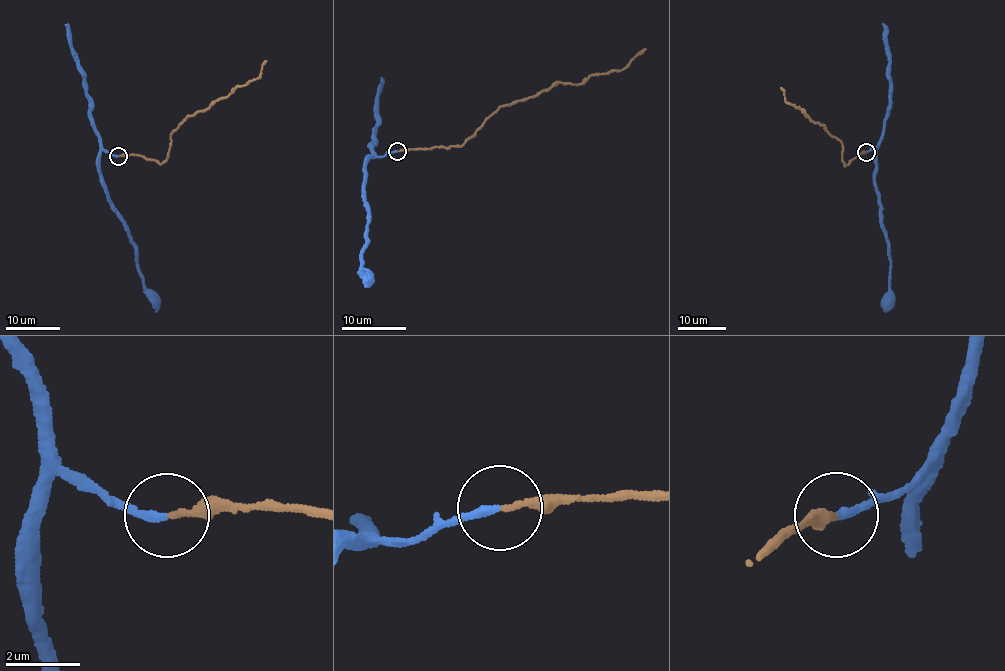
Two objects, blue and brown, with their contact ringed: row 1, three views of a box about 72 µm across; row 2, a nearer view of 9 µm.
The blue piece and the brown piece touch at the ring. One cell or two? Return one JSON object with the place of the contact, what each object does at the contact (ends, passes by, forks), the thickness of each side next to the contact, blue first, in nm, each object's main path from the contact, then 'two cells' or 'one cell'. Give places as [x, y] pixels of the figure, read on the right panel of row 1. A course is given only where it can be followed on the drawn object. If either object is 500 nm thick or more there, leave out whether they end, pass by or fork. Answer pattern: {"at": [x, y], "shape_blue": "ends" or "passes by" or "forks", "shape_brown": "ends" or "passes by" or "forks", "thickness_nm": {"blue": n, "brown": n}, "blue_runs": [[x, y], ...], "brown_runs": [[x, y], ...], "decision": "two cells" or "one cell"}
{"at": [866, 152], "shape_blue": "ends", "shape_brown": "ends", "thickness_nm": {"blue": 200, "brown": 140}, "blue_runs": [[865, 151], [877, 146], [876, 191], [890, 271], [885, 312]], "brown_runs": [[865, 151], [845, 166], [842, 142], [805, 115], [804, 111], [785, 101], [780, 88]], "decision": "one cell"}

